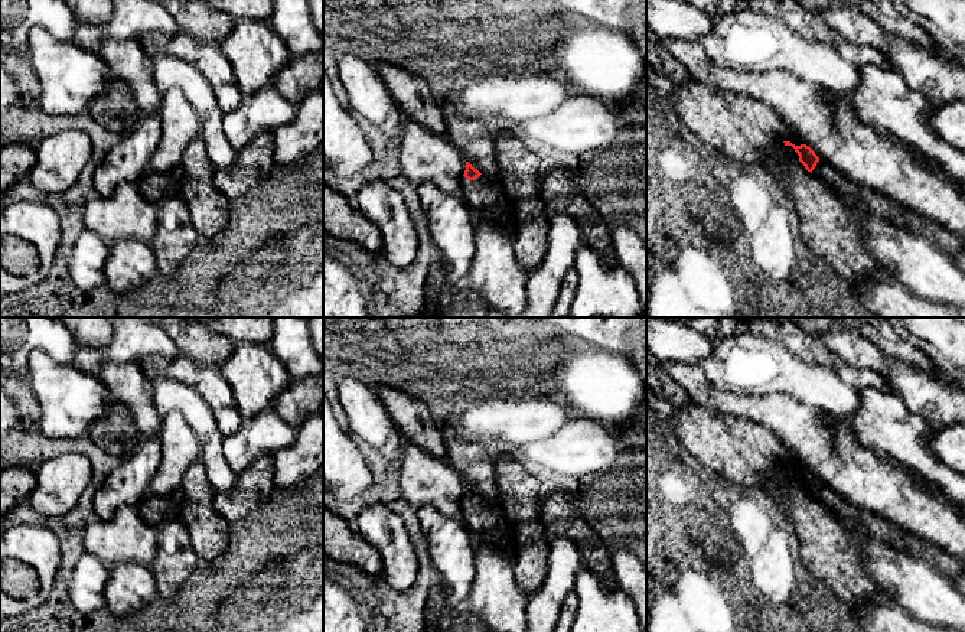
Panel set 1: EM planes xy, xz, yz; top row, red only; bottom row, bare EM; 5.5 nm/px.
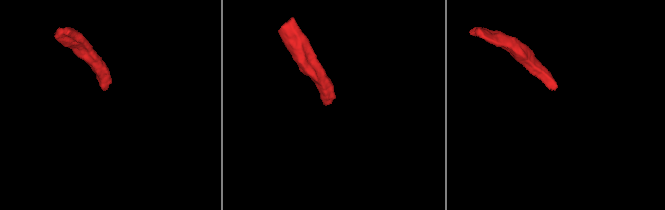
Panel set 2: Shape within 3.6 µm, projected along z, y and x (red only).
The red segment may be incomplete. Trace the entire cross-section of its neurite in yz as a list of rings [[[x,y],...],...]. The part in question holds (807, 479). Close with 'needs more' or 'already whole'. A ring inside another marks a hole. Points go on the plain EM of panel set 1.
[[[790,465],[783,466],[785,469],[792,469],[805,492],[822,502],[845,528],[858,532],[863,538],[883,543],[913,557],[932,561],[945,571],[955,586],[965,594],[965,563],[958,557],[940,547],[920,540],[894,522],[861,509],[841,496],[831,493],[809,469],[795,469]]]; needs more

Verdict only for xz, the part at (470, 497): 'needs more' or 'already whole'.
needs more

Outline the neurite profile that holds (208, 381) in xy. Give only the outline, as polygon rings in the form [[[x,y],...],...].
[[[182,354],[176,358],[146,358],[140,367],[149,377],[160,374],[190,385],[213,411],[224,436],[238,430],[242,417],[235,405],[232,390],[218,368],[199,364]]]

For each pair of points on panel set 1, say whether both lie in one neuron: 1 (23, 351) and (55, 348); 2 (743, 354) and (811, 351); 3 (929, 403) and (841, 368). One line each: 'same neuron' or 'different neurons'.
1: same neuron
2: different neurons
3: different neurons

